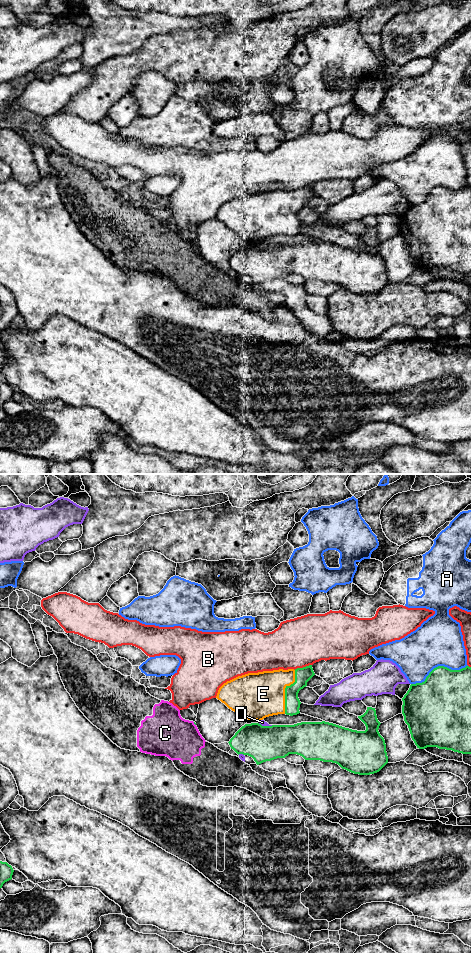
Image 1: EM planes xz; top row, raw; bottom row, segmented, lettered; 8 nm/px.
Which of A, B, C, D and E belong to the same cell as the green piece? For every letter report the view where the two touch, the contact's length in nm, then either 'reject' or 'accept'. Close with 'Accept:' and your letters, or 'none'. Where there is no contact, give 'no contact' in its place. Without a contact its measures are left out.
A: xz | 480 nm | reject
B: xz | 150 nm | reject
C: xz | 40 nm | reject
D: xz | 120 nm | reject
E: xz | 360 nm | accept
Accept: E

